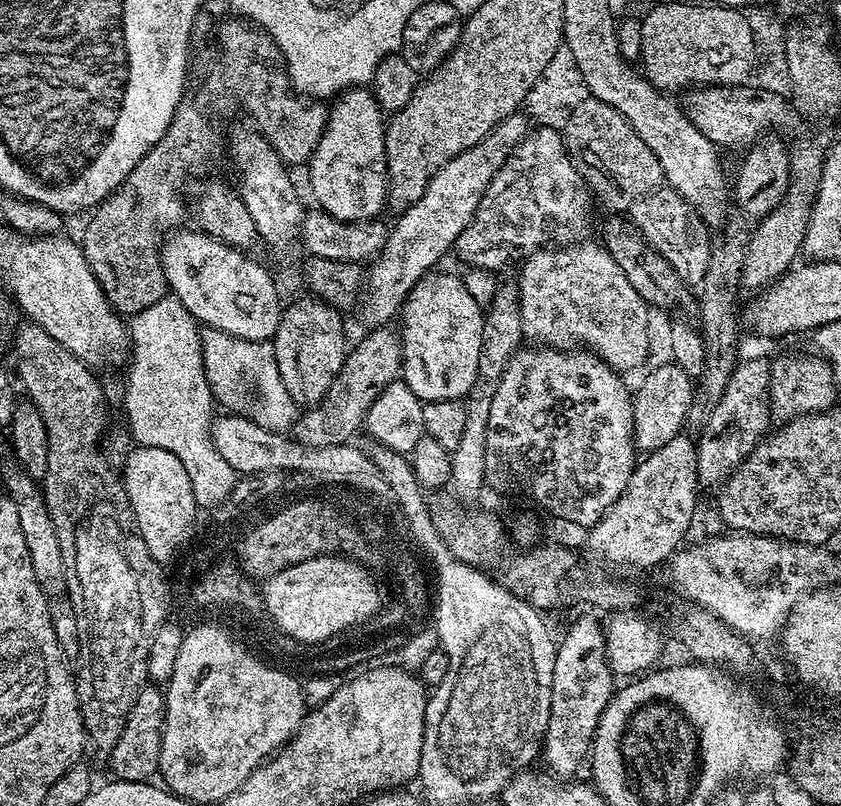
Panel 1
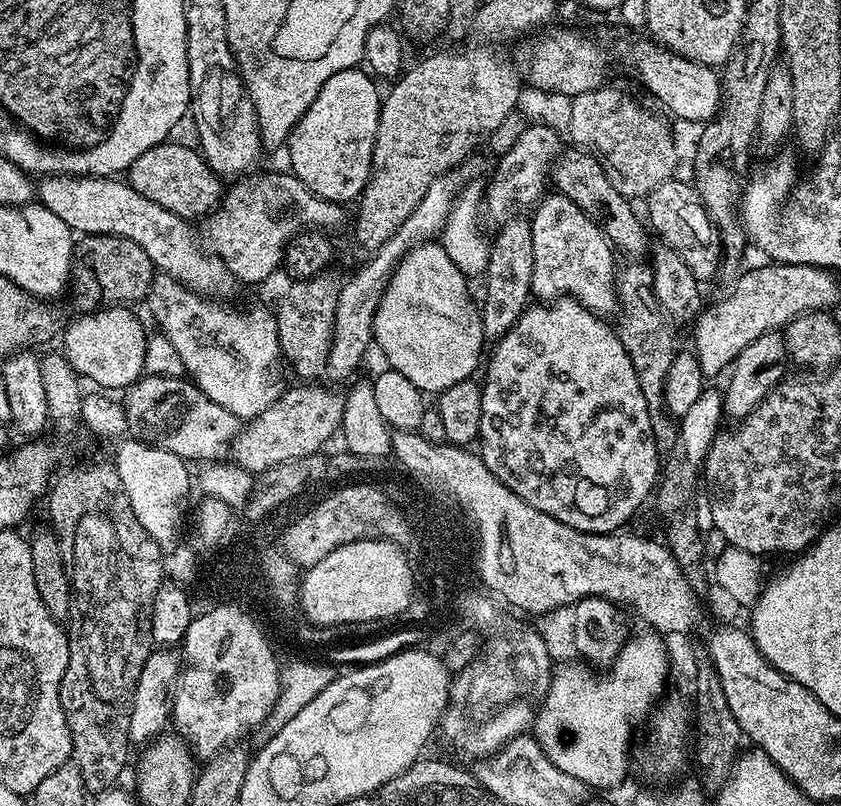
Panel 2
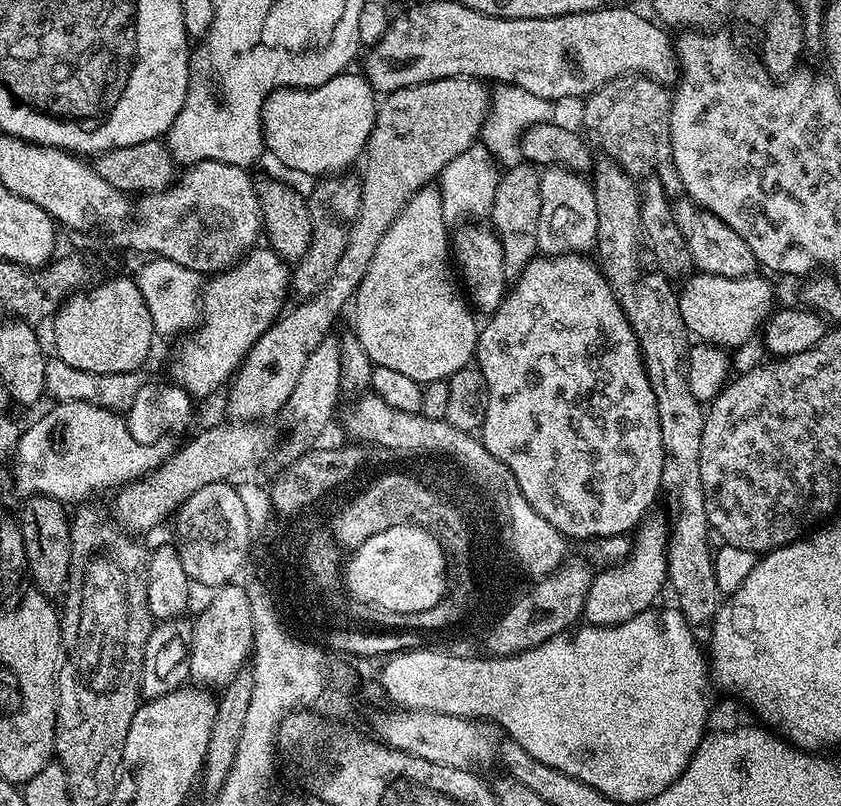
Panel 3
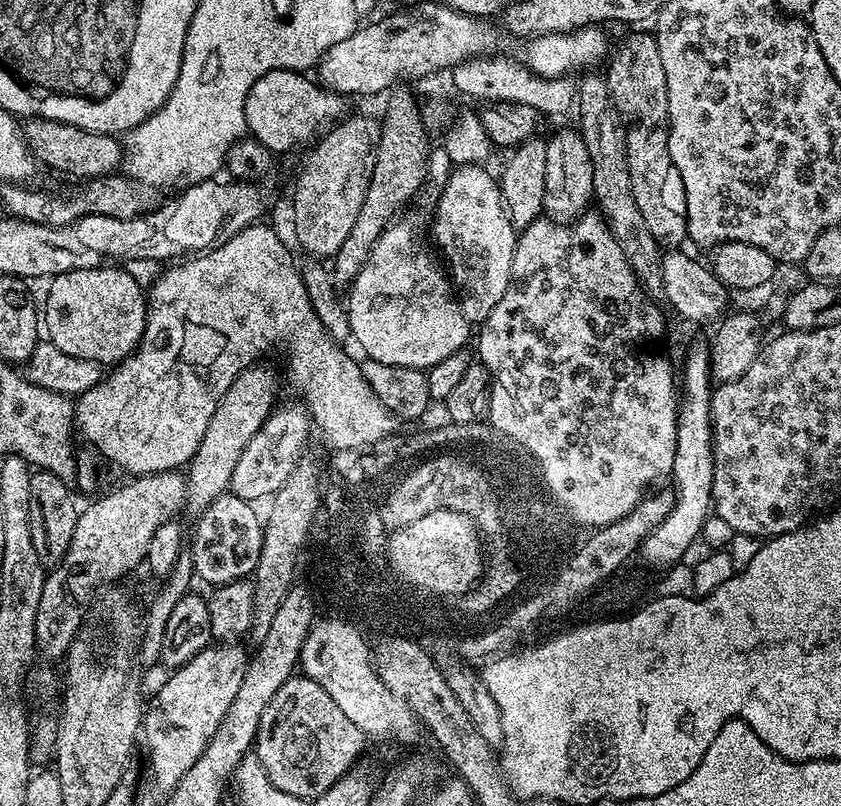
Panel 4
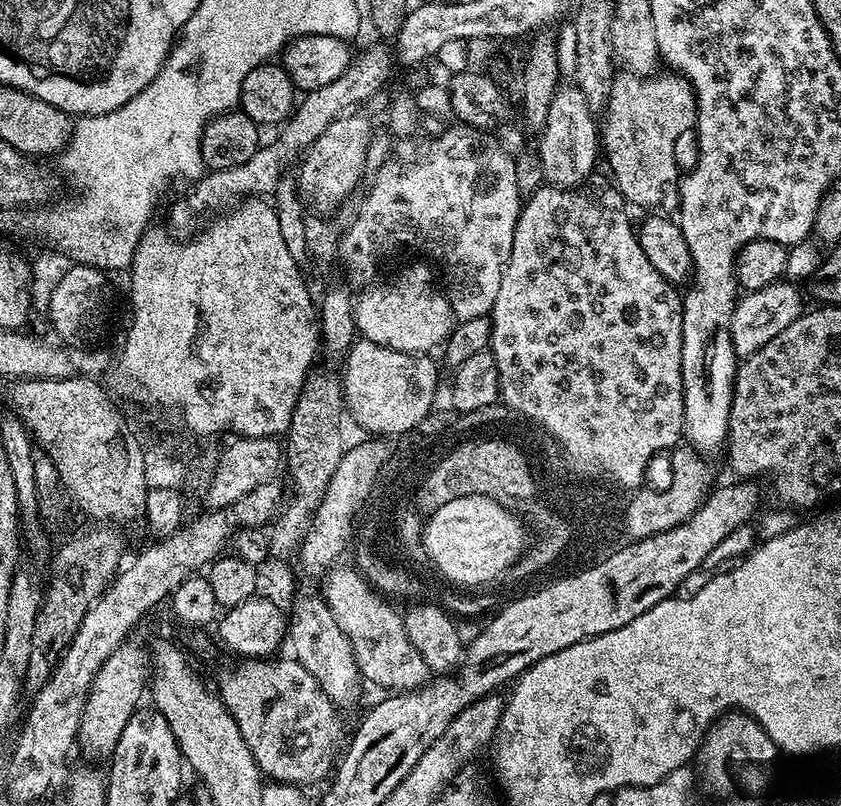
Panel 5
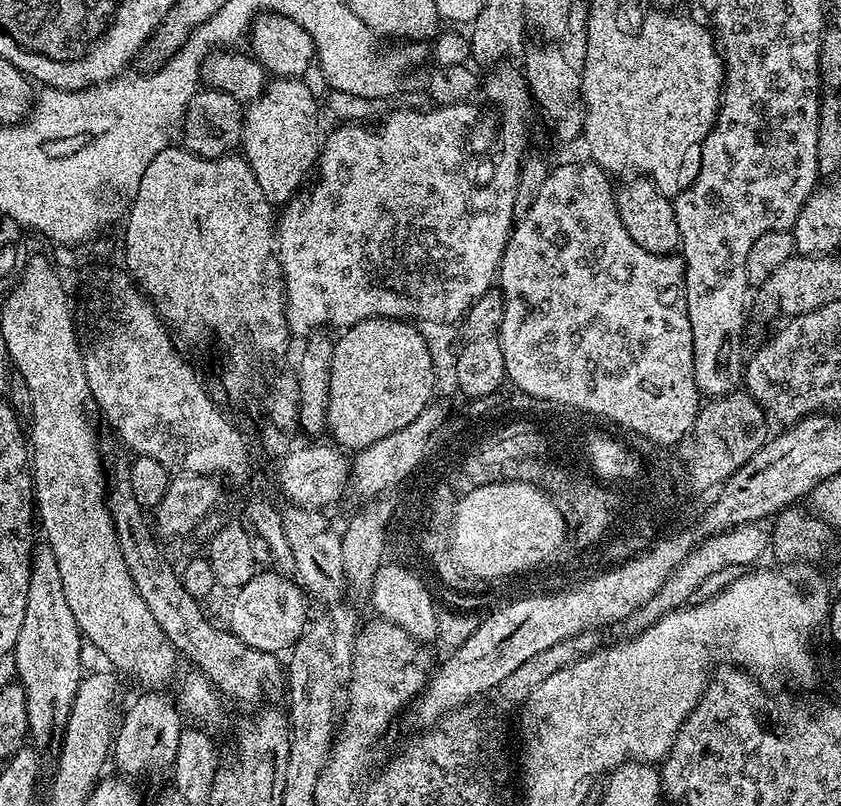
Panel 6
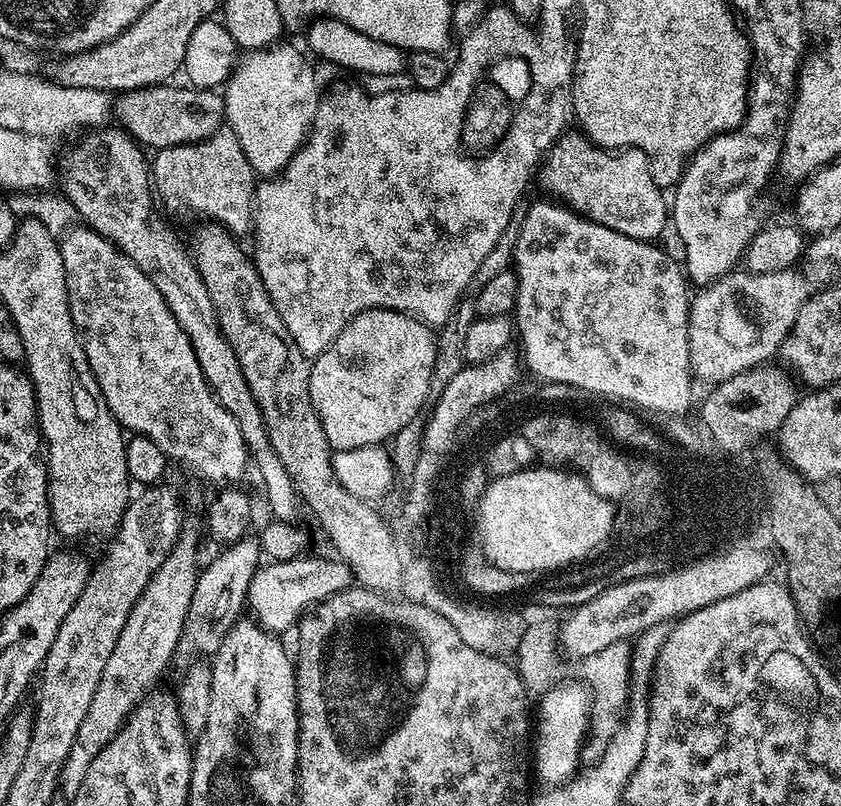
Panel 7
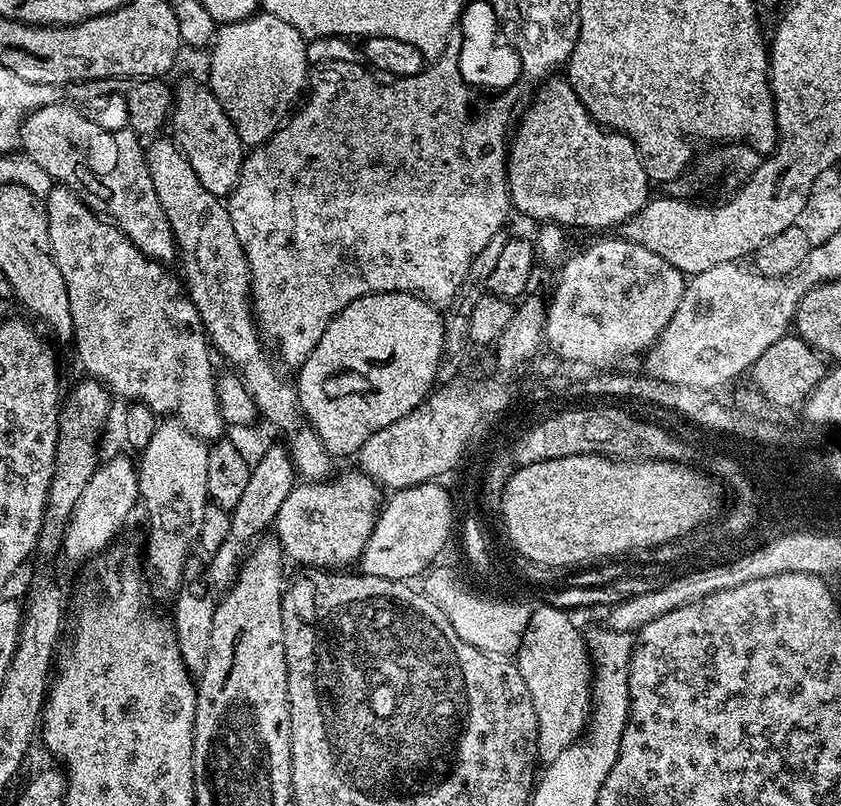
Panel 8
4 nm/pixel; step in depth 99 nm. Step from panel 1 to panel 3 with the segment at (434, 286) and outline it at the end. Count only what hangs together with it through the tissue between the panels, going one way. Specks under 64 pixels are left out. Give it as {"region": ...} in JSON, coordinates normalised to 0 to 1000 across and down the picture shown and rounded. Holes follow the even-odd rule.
{"region":[[[517,227],[509,228],[502,236],[497,236],[492,241],[492,246],[485,248],[483,256],[473,266],[473,270],[464,280],[464,285],[459,285],[459,290],[454,293],[454,300],[449,300],[449,310],[445,310],[445,320],[440,320],[440,330],[435,334],[435,345],[430,345],[421,368],[421,378],[423,377],[421,416],[430,424],[430,429],[435,434],[435,439],[442,445],[444,453],[459,459],[473,459],[473,464],[483,464],[483,469],[492,469],[492,474],[497,474],[501,479],[517,471],[532,471],[545,459],[558,455],[566,439],[568,401],[566,402],[565,395],[567,396],[567,393],[564,391],[562,383],[540,341],[539,329],[535,326],[535,279],[527,269],[526,251],[526,241]]]}

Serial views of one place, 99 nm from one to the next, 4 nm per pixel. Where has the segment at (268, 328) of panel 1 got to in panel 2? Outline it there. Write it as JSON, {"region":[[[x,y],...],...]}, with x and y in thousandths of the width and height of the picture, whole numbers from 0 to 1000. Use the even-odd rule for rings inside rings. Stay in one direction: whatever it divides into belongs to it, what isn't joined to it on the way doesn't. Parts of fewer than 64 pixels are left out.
{"region":[[[54,218],[46,225],[43,241],[46,252],[51,253],[55,261],[69,266],[69,270],[74,270],[74,275],[78,275],[78,280],[83,280],[87,289],[155,295],[164,300],[169,310],[174,310],[182,333],[206,342],[233,364],[257,370],[262,367],[260,362],[271,362],[276,352],[278,354],[278,345],[271,339],[270,330],[240,306],[234,284],[232,288],[228,284],[232,282],[225,274],[202,261],[193,261],[193,256],[188,256],[188,251],[178,251],[178,246],[169,246],[169,241],[164,241],[164,236],[159,236],[146,222],[131,218]]]}

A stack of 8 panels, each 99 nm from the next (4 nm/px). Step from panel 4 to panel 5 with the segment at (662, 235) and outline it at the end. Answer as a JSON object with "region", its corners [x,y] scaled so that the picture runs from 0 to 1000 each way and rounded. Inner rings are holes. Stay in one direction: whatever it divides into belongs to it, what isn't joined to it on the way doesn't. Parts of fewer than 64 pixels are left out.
{"region":[[[803,88],[787,89],[774,97],[747,97],[743,104],[734,103],[723,122],[723,155],[716,159],[716,194],[723,197],[727,222],[748,254],[771,258],[766,261],[805,257],[804,177],[828,158],[823,103]]]}

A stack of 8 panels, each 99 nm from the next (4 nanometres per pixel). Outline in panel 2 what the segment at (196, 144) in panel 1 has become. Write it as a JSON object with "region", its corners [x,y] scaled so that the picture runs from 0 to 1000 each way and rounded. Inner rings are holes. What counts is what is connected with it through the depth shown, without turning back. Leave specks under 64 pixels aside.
{"region":[[[96,292],[89,299],[86,310],[86,345],[84,351],[90,352],[95,362],[106,362],[114,372],[124,372],[128,380],[162,380],[162,376],[175,373],[180,350],[187,341],[187,334],[181,331],[178,320],[164,300],[144,293],[102,293]]]}

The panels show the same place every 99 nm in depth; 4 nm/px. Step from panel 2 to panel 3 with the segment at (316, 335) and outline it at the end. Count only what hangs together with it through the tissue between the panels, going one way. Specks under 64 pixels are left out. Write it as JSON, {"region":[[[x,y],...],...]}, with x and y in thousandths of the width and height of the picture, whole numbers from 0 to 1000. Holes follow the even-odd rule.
{"region":[[[401,216],[382,222],[365,244],[369,275],[371,277],[371,299],[369,310],[354,324],[345,337],[345,357],[357,370],[372,367],[388,350],[392,350],[392,340],[407,325],[407,310],[411,310],[411,295],[416,295],[419,277],[426,270],[430,236],[428,223],[419,216]]]}

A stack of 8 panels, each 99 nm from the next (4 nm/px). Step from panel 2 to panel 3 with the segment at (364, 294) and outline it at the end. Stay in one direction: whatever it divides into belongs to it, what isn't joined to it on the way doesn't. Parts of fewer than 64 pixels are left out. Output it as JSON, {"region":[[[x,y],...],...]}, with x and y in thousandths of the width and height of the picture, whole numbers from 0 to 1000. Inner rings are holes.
{"region":[[[398,416],[386,417],[378,429],[373,429],[373,439],[364,444],[364,454],[354,469],[354,479],[350,479],[350,489],[345,489],[340,502],[341,515],[347,515],[347,537],[342,541],[342,556],[347,563],[358,563],[367,558],[371,545],[395,521],[400,500],[407,495],[404,470],[407,469],[407,439],[404,424]]]}

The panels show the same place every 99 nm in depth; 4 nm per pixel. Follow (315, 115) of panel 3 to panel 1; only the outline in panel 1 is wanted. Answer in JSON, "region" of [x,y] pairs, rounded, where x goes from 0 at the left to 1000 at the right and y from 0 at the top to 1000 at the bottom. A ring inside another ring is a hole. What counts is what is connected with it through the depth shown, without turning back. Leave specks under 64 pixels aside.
{"region":[[[420,107],[403,115],[397,128],[391,133],[390,154],[385,158],[385,165],[364,205],[366,228],[371,232],[372,246],[380,252],[377,253],[379,262],[417,278],[442,275],[451,269],[447,267],[459,258],[461,246],[461,202],[457,180],[459,144],[444,115],[433,107]]]}

